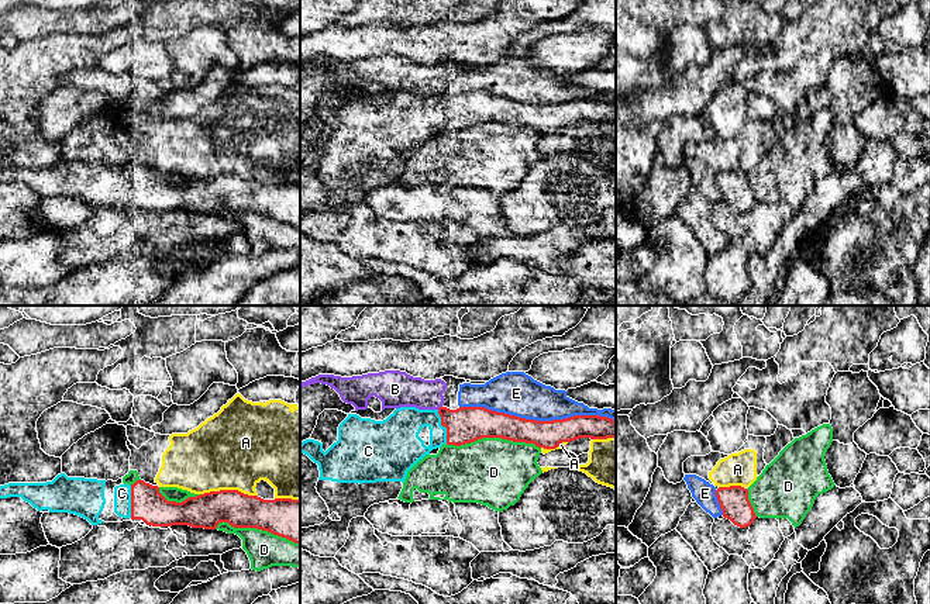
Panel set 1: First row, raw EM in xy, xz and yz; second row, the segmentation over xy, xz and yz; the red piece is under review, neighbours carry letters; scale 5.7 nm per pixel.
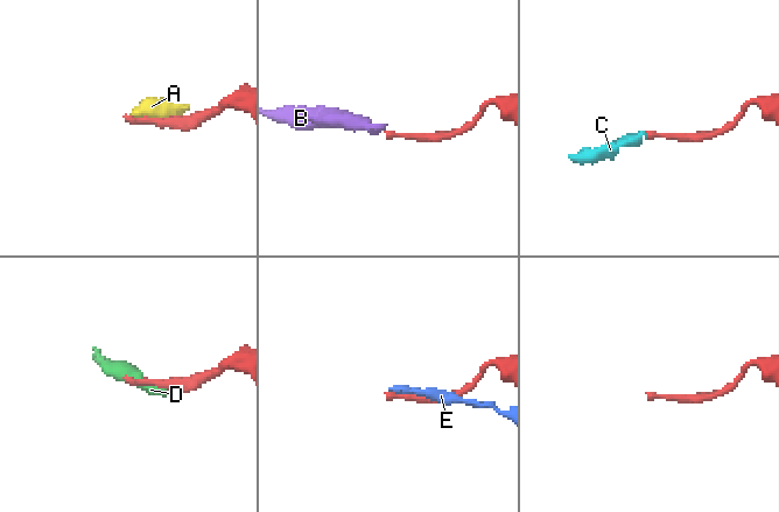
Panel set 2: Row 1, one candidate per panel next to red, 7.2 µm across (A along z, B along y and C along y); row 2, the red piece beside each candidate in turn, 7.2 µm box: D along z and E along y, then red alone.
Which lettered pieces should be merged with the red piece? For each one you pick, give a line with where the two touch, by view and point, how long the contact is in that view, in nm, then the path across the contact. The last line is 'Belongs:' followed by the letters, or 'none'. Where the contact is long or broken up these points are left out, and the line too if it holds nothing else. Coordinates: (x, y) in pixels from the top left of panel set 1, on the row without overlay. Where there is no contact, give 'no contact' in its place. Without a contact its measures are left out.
C: contact xz (444, 110); length 200 nm
Belongs: C

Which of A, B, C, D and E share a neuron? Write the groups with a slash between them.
A / B E / C / D

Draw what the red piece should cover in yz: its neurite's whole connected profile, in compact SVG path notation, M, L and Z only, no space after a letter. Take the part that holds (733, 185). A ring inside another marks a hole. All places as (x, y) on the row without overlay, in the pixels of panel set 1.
M741 170L719 172L716 182L723 201L740 213L750 211L757 203L748 184L748 175Z

